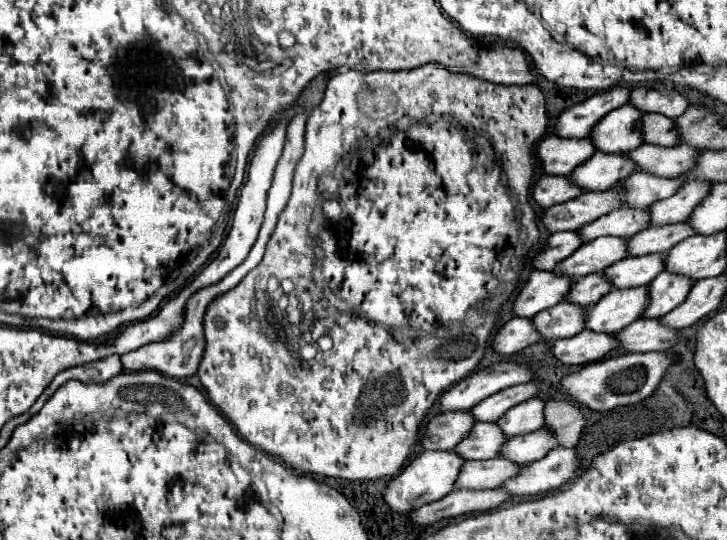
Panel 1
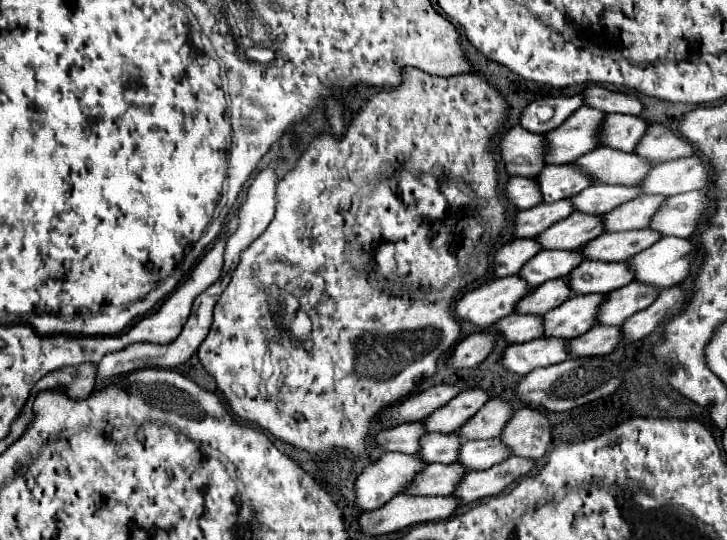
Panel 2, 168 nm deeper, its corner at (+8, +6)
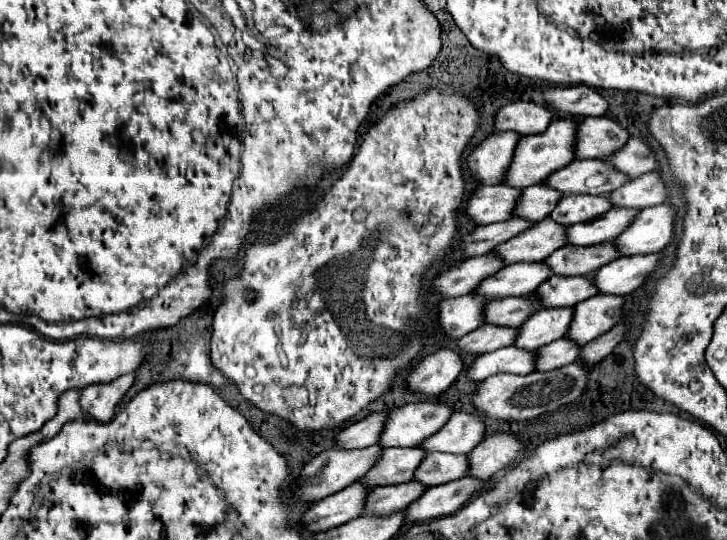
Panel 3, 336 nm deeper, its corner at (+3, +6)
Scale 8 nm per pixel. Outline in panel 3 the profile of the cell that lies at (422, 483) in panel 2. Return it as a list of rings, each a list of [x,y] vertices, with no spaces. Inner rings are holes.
[[[407,481],[399,485],[385,485],[385,487],[373,487],[365,499],[363,517],[389,517],[395,511],[403,511],[409,503],[413,503],[427,487],[421,487],[421,483]]]

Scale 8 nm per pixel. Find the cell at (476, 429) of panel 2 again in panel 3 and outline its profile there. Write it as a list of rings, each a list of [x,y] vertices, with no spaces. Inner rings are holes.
[[[453,413],[445,427],[437,431],[433,437],[425,439],[419,449],[425,453],[453,453],[453,455],[467,455],[481,443],[485,435],[485,425],[479,415],[469,413]]]

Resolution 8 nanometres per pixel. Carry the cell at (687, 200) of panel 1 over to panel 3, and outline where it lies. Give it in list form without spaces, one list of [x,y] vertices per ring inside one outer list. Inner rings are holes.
[[[611,209],[605,215],[599,215],[597,219],[589,223],[575,223],[565,229],[565,241],[567,245],[575,247],[587,247],[587,245],[599,245],[603,241],[613,241],[625,227],[633,221],[633,215],[637,211],[631,209]]]

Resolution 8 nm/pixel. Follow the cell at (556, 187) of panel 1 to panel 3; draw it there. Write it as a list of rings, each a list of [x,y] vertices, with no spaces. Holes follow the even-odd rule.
[[[505,185],[477,187],[467,201],[465,215],[475,225],[491,225],[511,219],[519,193],[521,189],[505,187]]]

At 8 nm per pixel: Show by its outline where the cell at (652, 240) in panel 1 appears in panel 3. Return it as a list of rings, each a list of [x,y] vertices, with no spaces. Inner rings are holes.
[[[605,241],[599,245],[589,245],[589,247],[573,247],[573,245],[559,247],[543,263],[555,275],[589,275],[597,271],[597,267],[603,267],[605,263],[617,257],[619,253],[615,251],[613,243]]]

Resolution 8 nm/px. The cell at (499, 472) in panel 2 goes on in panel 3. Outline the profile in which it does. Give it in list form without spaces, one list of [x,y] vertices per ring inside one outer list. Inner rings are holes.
[[[461,477],[441,487],[429,487],[419,499],[409,503],[409,507],[405,509],[405,523],[429,521],[429,519],[451,515],[459,511],[459,507],[467,503],[469,497],[475,491],[479,491],[483,485],[485,483],[479,479]]]

